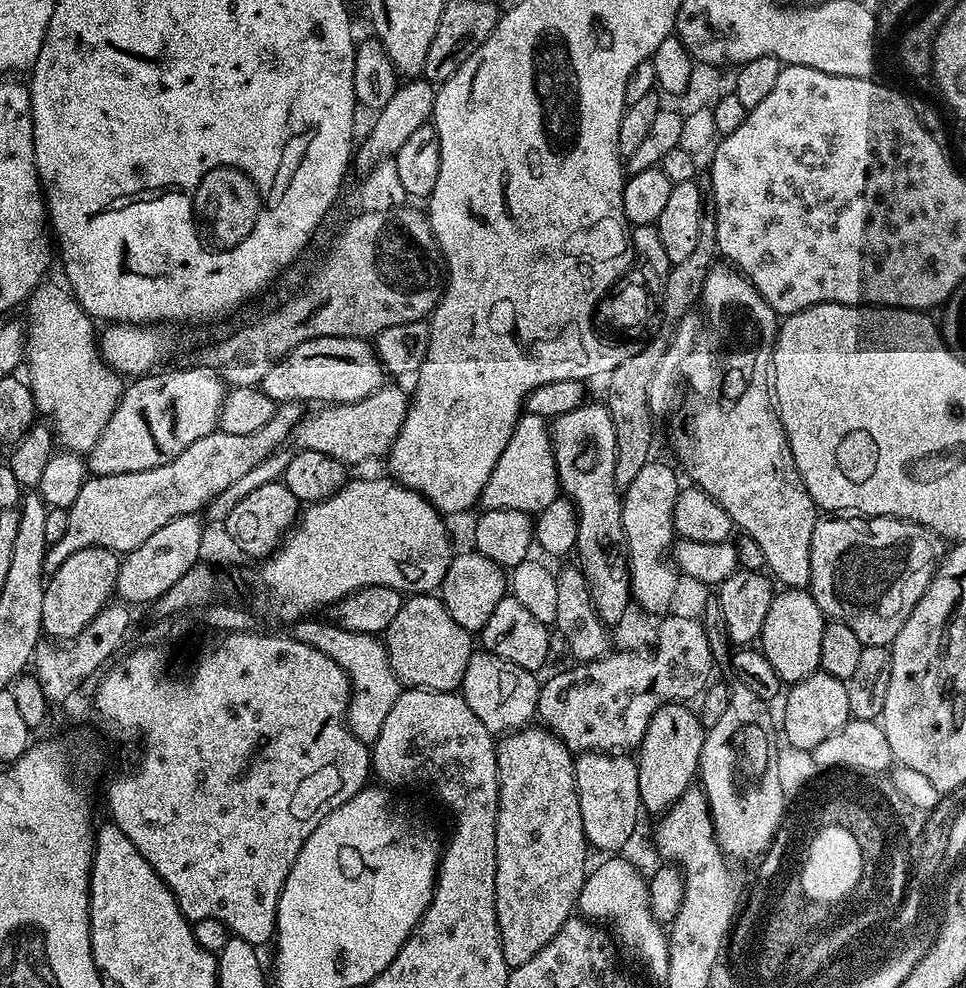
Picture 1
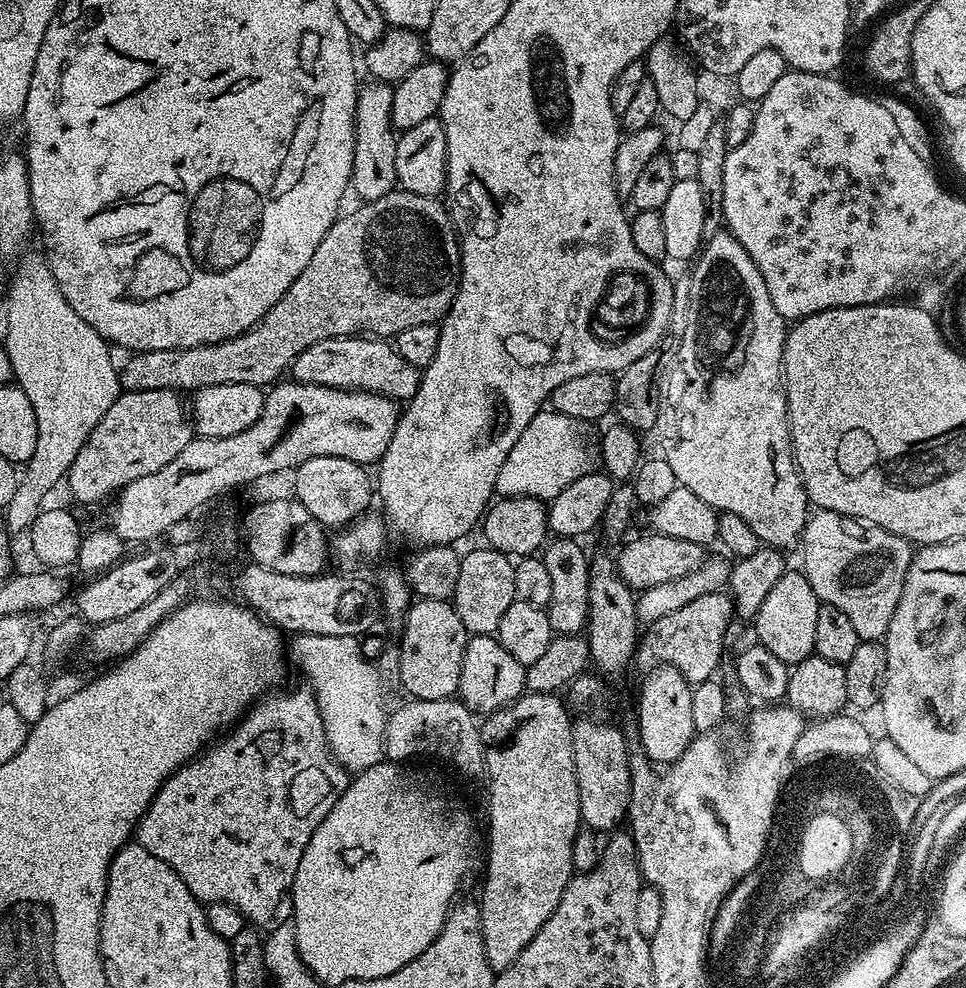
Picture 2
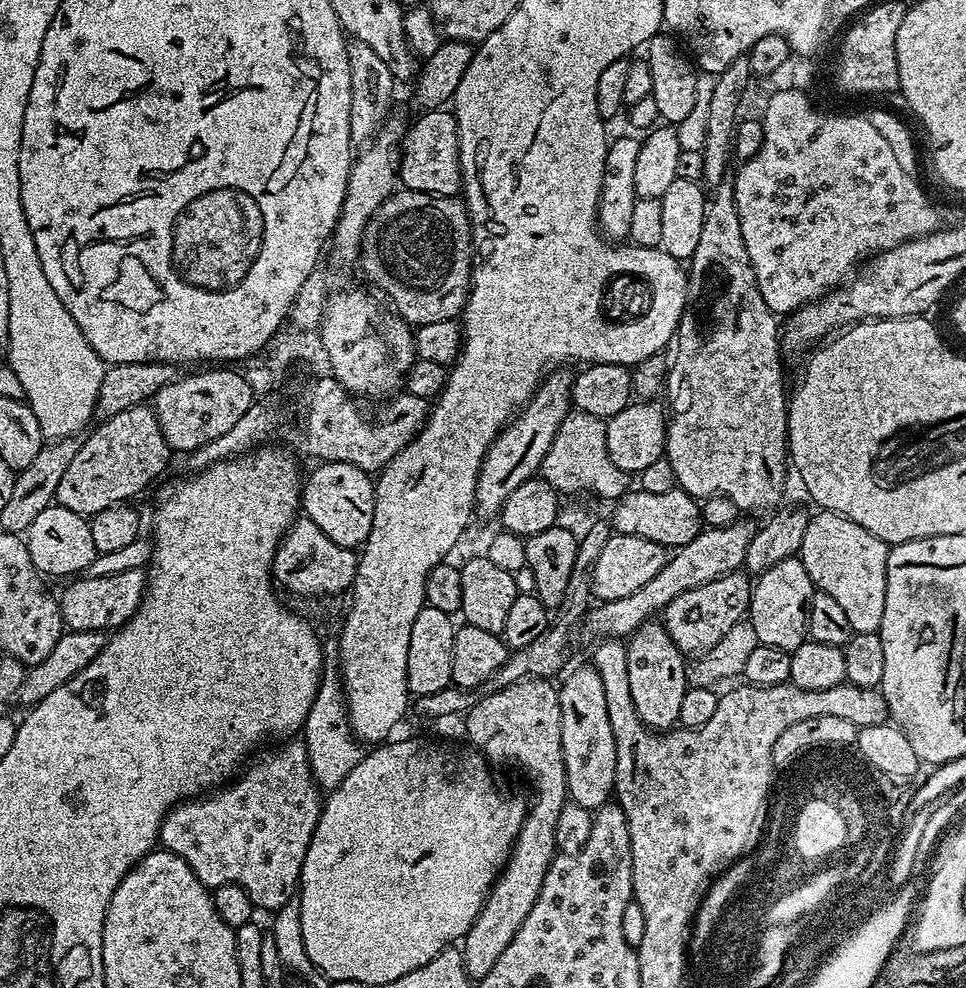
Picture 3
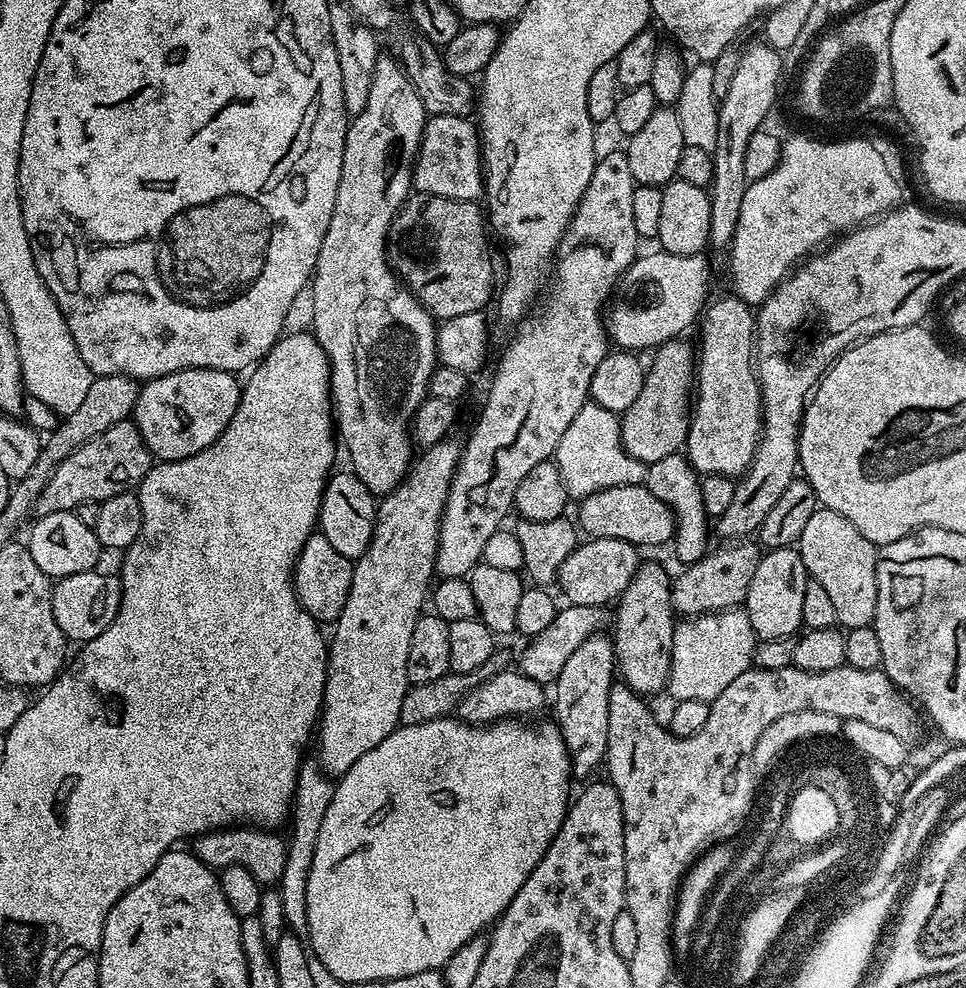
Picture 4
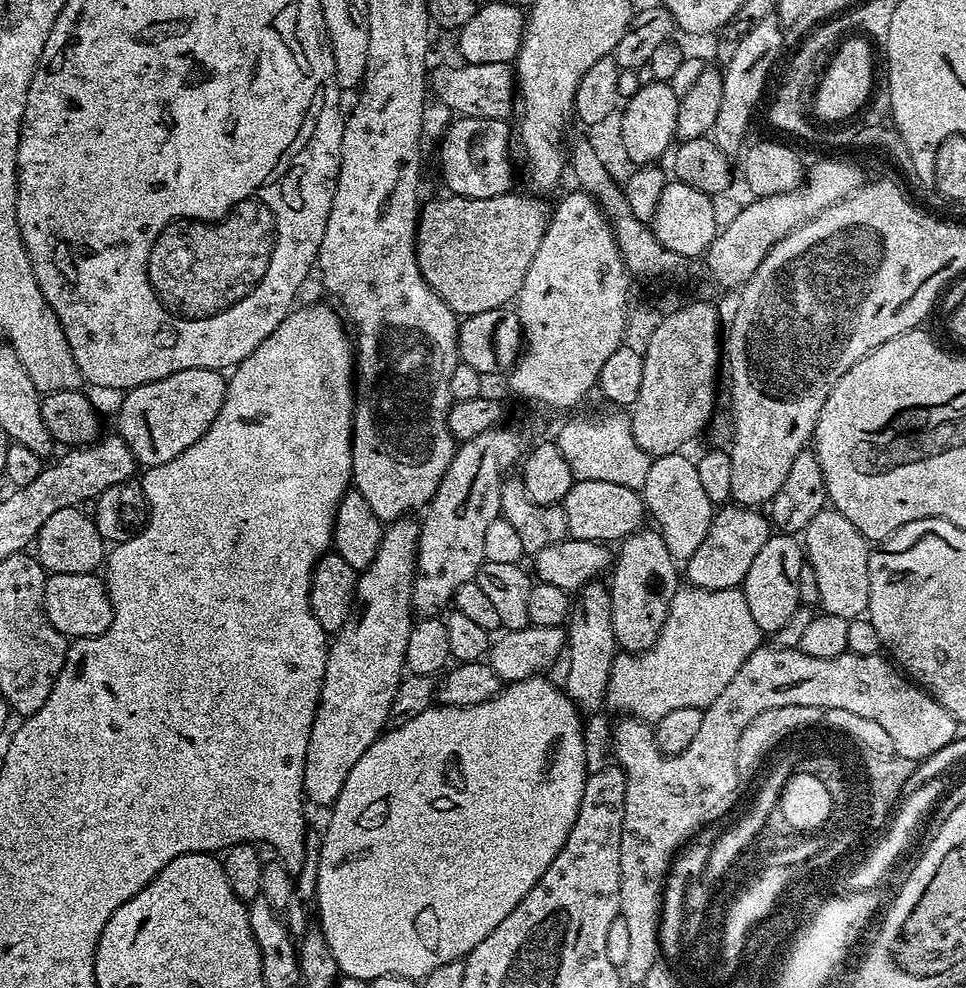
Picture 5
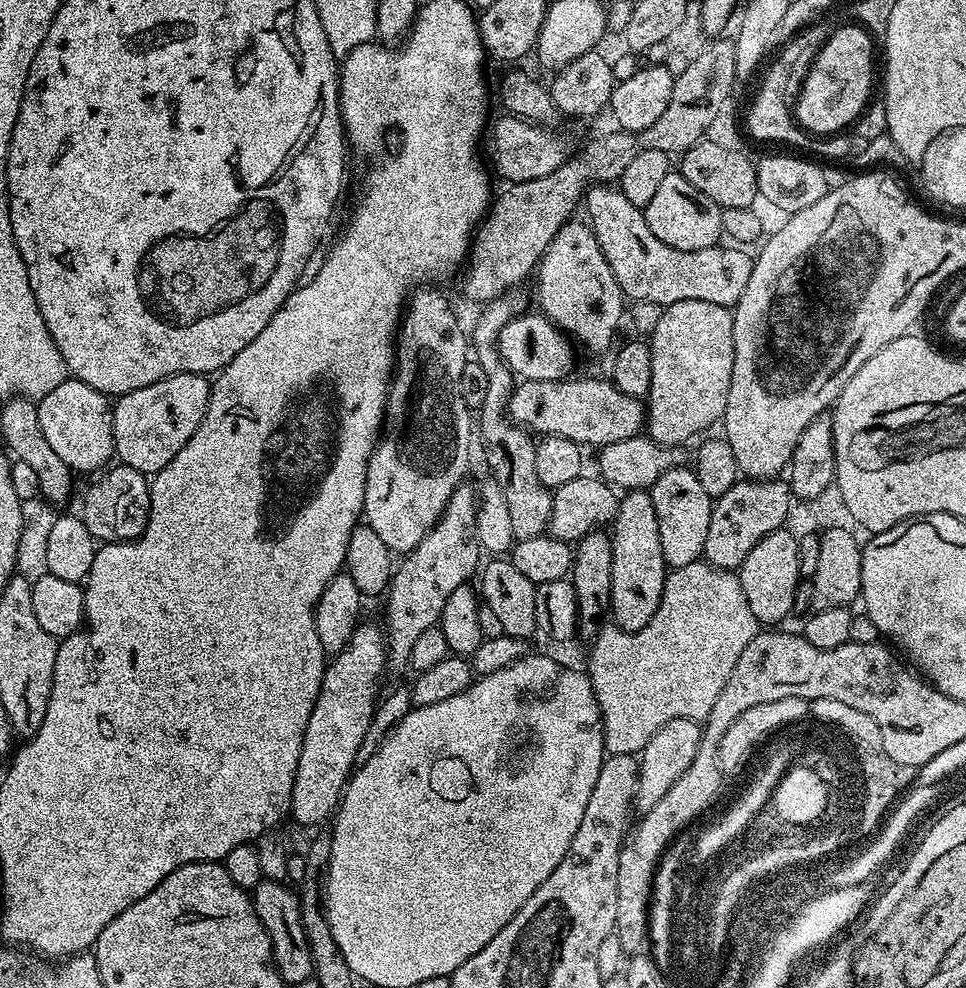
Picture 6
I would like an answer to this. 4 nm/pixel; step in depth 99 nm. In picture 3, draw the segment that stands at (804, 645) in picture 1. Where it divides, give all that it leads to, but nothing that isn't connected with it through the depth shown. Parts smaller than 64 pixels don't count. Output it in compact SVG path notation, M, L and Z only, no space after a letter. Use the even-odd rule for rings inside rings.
M790 556L757 575L752 585L746 617L757 641L766 647L780 648L788 653L802 646L808 630L808 607L813 591L810 574L806 574L806 566L796 556Z

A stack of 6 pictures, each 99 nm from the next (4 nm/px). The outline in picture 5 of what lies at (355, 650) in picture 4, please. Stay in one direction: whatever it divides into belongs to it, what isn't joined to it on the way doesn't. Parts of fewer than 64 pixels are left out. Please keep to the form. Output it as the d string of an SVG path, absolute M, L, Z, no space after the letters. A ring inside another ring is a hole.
M412 518L393 520L385 527L374 562L359 573L354 607L348 614L348 621L331 637L322 694L310 730L310 742L306 746L304 798L309 805L331 806L338 794L342 794L342 786L346 786L346 774L354 770L354 762L358 762L358 758L362 758L362 754L366 754L366 750L370 750L372 743L380 739L389 727L390 702L394 702L394 694L405 671L406 638L410 638L414 623L412 579L416 576L416 547L419 537L419 523L415 519L412 521Z

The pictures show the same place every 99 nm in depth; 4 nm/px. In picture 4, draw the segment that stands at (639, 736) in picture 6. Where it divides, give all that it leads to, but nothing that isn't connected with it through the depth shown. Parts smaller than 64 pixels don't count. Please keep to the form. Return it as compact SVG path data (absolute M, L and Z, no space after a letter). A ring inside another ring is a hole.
M740 606L681 619L672 639L672 669L668 675L667 695L672 695L673 701L716 700L738 674L753 667L757 643L758 637L750 626L748 613Z

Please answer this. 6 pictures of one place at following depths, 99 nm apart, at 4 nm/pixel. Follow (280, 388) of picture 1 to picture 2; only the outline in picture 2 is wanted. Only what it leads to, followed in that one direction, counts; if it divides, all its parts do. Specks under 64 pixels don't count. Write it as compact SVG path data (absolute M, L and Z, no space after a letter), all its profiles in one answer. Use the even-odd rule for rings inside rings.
M360 334L351 336L335 336L322 342L314 342L302 354L298 354L290 369L291 379L300 380L303 384L317 384L331 388L346 388L358 392L378 392L382 396L389 396L397 402L407 402L418 390L421 369L415 368L402 354L396 352L395 347L384 338L365 338Z

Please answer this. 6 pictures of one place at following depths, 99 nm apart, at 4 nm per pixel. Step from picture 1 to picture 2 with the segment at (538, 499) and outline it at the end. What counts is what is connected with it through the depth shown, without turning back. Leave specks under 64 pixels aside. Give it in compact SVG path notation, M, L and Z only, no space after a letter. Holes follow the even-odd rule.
M541 410L530 418L522 438L514 442L514 450L506 454L506 462L498 470L496 492L501 497L533 496L545 502L560 493L570 482L593 471L594 442L588 433L589 421L570 418L561 412Z

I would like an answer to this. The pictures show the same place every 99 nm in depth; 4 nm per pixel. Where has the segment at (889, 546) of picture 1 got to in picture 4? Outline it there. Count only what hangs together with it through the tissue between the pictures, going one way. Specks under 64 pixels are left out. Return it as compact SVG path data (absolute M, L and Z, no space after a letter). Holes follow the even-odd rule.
M823 506L817 507L802 530L798 551L809 577L816 580L822 590L826 590L838 614L836 623L841 629L869 626L875 621L878 606L878 548L862 534L858 534L858 530L854 530L844 515Z

